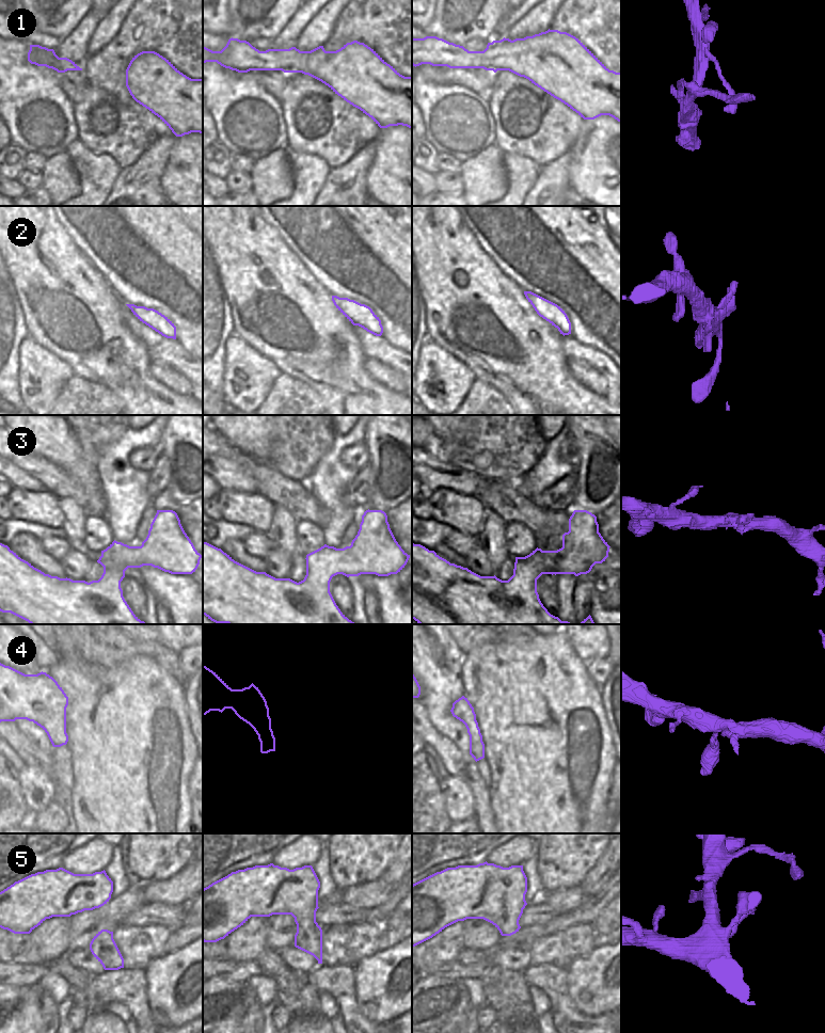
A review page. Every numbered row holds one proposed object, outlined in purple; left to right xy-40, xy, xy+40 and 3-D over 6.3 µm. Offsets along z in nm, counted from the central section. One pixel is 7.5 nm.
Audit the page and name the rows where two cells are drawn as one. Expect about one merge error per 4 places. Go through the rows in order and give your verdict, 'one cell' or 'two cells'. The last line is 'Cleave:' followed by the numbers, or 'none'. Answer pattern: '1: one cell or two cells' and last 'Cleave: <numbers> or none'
1: two cells
2: one cell
3: one cell
4: one cell
5: one cell
Cleave: 1

